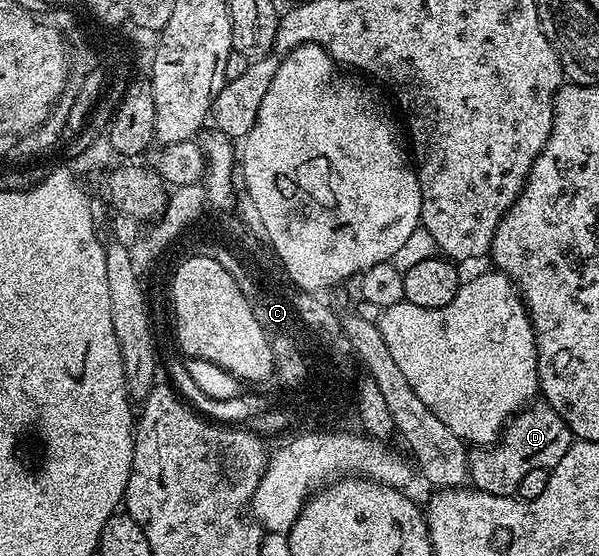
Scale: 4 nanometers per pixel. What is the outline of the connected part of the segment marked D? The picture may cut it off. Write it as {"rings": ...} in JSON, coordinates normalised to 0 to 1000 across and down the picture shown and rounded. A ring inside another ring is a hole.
{"rings":[[[881,728],[868,736],[841,764],[825,799],[781,808],[783,867],[791,879],[808,881],[818,888],[858,890],[865,883],[871,860],[876,858],[876,849],[918,847],[920,840],[937,827],[937,820],[943,820],[943,813],[953,804],[957,793],[953,772],[947,768],[943,755],[937,755],[937,748],[922,730],[898,728]]]}

